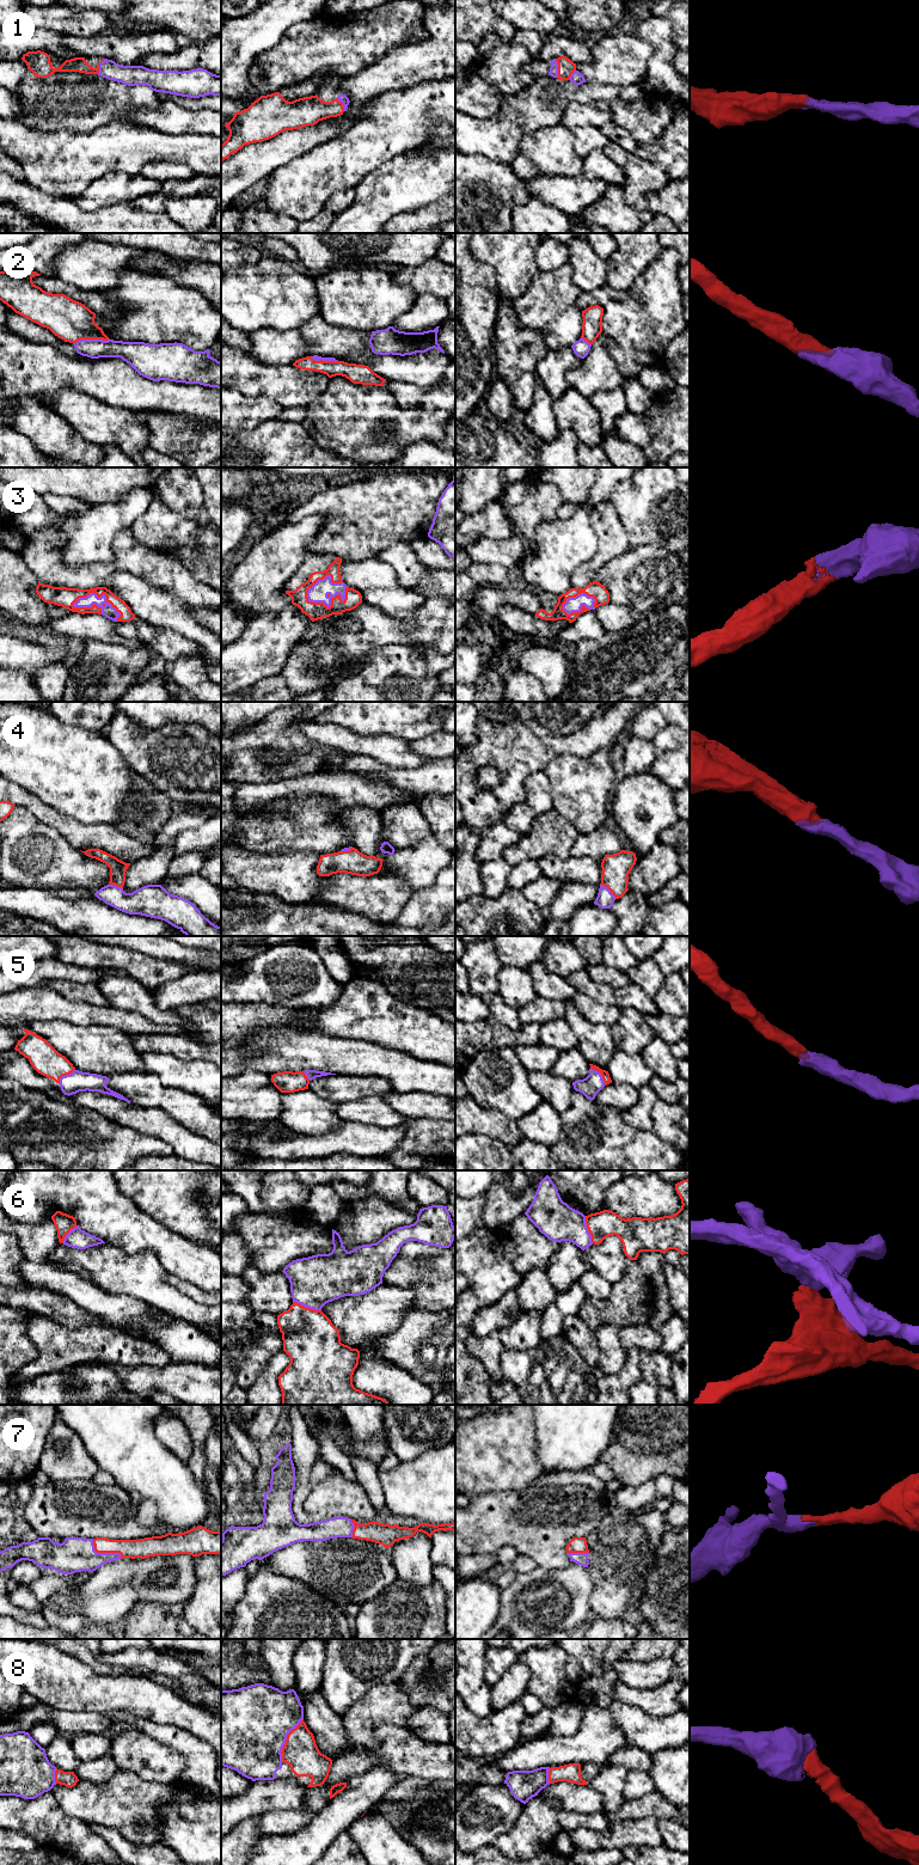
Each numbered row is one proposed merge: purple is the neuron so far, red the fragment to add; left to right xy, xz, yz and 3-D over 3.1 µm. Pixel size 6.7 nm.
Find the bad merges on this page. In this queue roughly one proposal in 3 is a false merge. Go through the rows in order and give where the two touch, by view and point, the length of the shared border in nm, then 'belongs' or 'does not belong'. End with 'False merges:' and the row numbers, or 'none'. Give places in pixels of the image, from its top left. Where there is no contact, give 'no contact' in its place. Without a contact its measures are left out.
1: yz (557, 68) | 130 nm | belongs
2: xy (91, 340) | 260 nm | belongs
3: xz (330, 601) | 280 nm | belongs
4: yz (608, 890) | 150 nm | belongs
5: yz (600, 1075) | 160 nm | belongs
6: xz (307, 1307) | 200 nm | does not belong
7: xy (104, 1553) | 240 nm | belongs
8: xz (285, 1741) | 320 nm | belongs
False merges: 6

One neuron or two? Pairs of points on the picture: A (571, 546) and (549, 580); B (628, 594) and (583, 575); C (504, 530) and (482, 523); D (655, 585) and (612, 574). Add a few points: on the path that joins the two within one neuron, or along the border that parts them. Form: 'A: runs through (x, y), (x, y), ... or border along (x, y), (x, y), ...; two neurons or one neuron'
A: runs through (563, 555), (550, 568), (550, 572); one neuron
B: border along (613, 560), (593, 580); two neurons
C: runs through (498, 525), (488, 523); one neuron
D: runs through (644, 579), (623, 578); one neuron

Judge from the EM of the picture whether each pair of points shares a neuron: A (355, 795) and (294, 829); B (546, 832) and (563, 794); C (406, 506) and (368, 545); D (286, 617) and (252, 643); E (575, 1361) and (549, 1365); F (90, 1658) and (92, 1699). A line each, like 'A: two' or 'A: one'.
A: two
B: two
C: one
D: one
E: one
F: two

